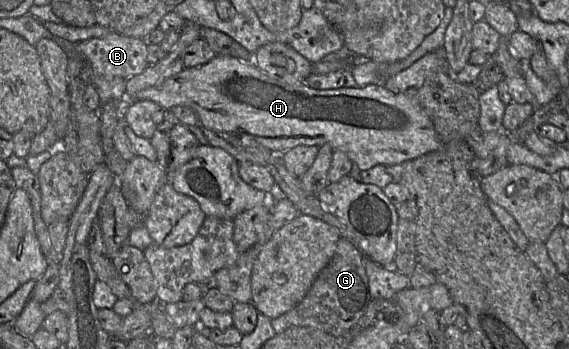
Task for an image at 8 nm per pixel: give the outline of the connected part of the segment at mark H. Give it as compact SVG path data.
M216 55L212 60L204 65L193 68L185 68L173 77L165 80L160 85L141 90L137 93L135 99L151 100L165 110L169 110L171 107L178 105L188 106L197 113L200 120L200 126L214 131L249 135L274 153L283 154L285 151L298 145L315 145L320 147L323 144L330 144L333 149L344 151L349 156L351 161L356 163L357 166L362 170L370 169L378 164L385 166L399 164L404 161L415 159L426 153L438 151L443 147L443 143L434 128L432 120L423 110L415 96L410 96L405 93L391 92L386 89L383 84L369 84L364 87L342 87L327 90L311 88L305 82L289 84L269 77L258 67L256 67L251 61L242 61L238 58L230 56Z

